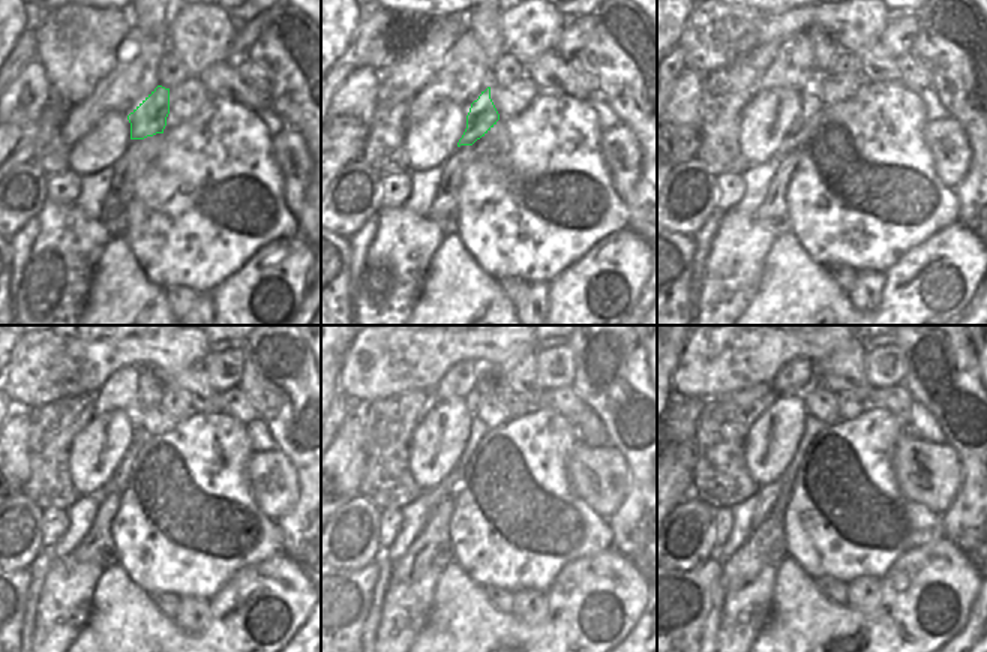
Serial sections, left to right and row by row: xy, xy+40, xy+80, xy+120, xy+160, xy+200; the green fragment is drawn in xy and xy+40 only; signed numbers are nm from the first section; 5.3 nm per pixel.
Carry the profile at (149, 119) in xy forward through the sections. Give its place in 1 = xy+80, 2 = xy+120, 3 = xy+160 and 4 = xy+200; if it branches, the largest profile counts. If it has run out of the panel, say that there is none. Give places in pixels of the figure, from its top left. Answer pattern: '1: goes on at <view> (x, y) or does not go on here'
1: goes on at xy+80 (800, 134)
2: goes on at xy+120 (119, 478)
3: goes on at xy+160 (449, 486)
4: goes on at xy+200 (767, 495)

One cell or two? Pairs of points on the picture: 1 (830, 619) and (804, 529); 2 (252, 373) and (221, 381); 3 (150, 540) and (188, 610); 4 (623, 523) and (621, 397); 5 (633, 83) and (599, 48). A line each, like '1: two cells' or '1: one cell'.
1: two cells
2: two cells
3: two cells
4: one cell
5: one cell

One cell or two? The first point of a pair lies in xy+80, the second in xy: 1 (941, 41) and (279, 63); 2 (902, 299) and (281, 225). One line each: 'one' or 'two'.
1: one
2: two

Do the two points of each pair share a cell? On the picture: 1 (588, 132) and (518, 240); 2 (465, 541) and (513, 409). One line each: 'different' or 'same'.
1: same
2: different

